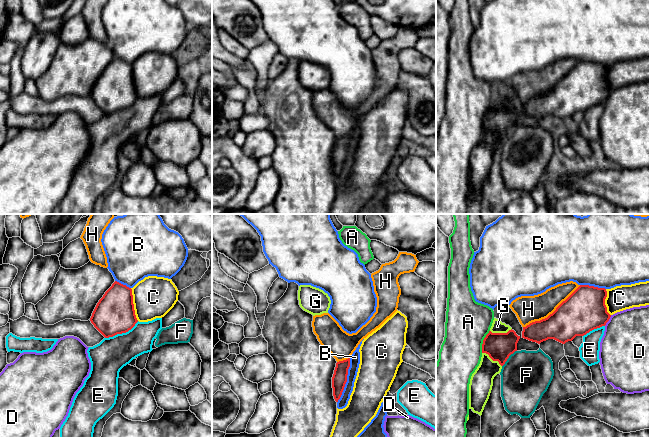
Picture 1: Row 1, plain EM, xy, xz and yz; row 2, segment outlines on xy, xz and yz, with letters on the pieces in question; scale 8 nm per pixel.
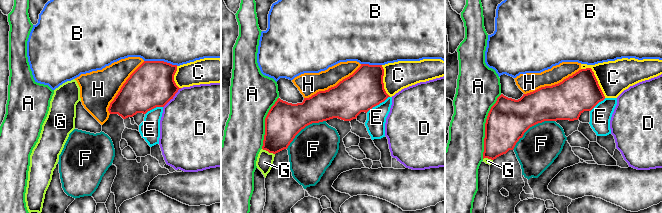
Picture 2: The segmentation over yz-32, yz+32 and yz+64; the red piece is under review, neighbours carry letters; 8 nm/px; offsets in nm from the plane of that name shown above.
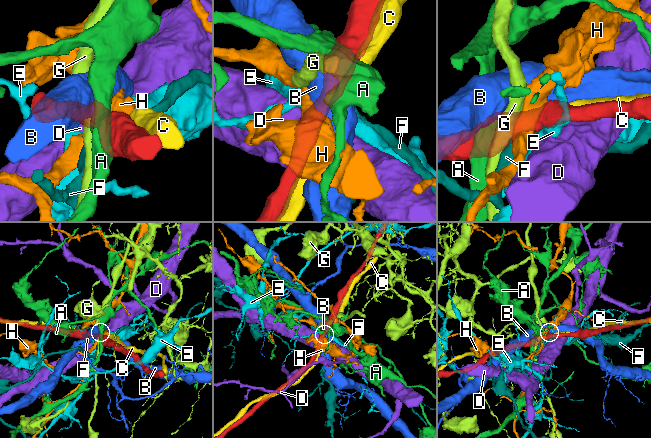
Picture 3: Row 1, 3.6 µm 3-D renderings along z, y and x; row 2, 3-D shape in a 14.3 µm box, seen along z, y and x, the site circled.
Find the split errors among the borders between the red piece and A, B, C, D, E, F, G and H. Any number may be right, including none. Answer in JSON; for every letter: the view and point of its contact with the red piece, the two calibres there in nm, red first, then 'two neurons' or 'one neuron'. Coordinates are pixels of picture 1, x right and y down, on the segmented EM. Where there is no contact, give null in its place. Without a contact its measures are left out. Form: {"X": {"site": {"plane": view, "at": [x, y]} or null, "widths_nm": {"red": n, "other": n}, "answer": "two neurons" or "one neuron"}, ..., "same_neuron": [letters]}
{"A": {"site": {"plane": "yz", "at": [483, 341]}, "widths_nm": {"red": 220, "other": 360}, "answer": "two neurons"}, "B": {"site": {"plane": "xz", "at": [346, 380]}, "widths_nm": {"red": 120, "other": 80}, "answer": "two neurons"}, "C": {"site": {"plane": "xy", "at": [133, 304]}, "widths_nm": {"red": 320, "other": 340}, "answer": "two neurons"}, "D": {"site": {"plane": "yz", "at": [608, 320]}, "widths_nm": {"red": 340, "other": 380}, "answer": "two neurons"}, "E": {"site": {"plane": "xy", "at": [121, 333]}, "widths_nm": {"red": 320, "other": 280}, "answer": "two neurons"}, "F": {"site": {"plane": "yz", "at": [508, 357]}, "widths_nm": {"red": 220, "other": 400}, "answer": "two neurons"}, "G": {"site": {"plane": "yz", "at": [500, 333]}, "widths_nm": {"red": 220, "other": 100}, "answer": "two neurons"}, "H": {"site": {"plane": "yz", "at": [552, 313]}, "widths_nm": {"red": 340, "other": 220}, "answer": "two neurons"}, "same_neuron": []}

